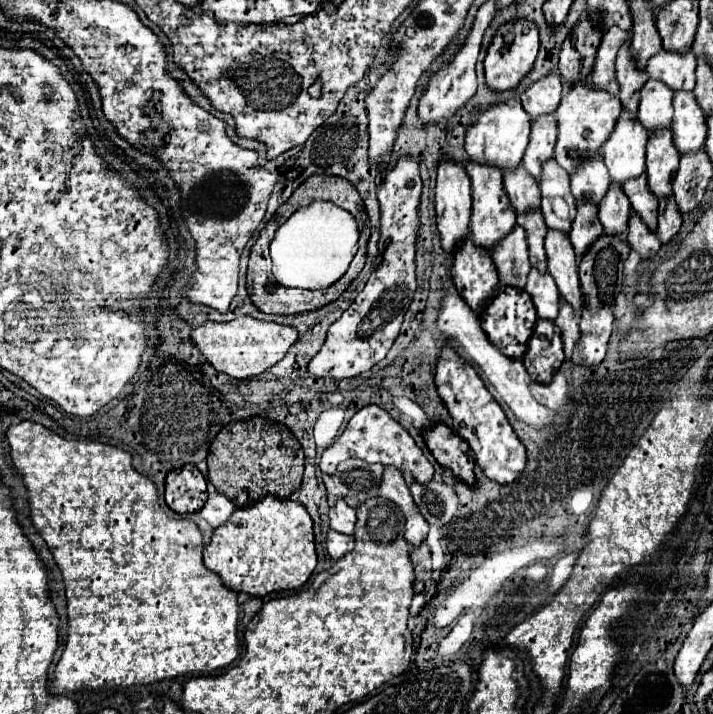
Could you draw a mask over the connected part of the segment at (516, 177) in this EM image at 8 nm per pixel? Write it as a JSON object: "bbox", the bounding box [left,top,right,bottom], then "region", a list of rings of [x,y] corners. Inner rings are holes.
{"bbox":[504,167,540,215],"region":[[[518,167],[514,175],[504,175],[504,189],[518,215],[540,207],[540,187],[530,175],[526,175],[526,171],[522,171],[522,167]]]}

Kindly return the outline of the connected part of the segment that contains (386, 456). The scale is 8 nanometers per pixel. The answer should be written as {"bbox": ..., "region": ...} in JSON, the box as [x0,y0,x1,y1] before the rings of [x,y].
{"bbox":[320,405,434,485],"region":[[[366,405],[362,407],[346,425],[344,433],[322,453],[320,459],[320,469],[326,475],[334,475],[336,467],[340,461],[346,459],[364,459],[366,463],[382,463],[382,465],[392,465],[398,471],[406,473],[406,477],[414,479],[420,485],[426,485],[432,481],[434,477],[434,467],[430,465],[430,461],[424,457],[424,453],[420,451],[420,447],[414,443],[414,439],[410,437],[410,433],[396,423],[382,407],[378,405]]]}

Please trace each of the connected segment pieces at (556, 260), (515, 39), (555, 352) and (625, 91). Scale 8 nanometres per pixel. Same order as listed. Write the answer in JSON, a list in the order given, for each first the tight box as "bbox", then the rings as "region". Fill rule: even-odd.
[{"bbox":[546,231,582,313],"region":[[[548,231],[546,235],[546,257],[548,257],[548,273],[554,277],[560,295],[566,303],[572,305],[574,313],[582,311],[582,291],[578,279],[578,263],[574,251],[570,251],[568,235],[560,231]]]},{"bbox":[484,21,538,93],"region":[[[516,21],[516,23],[502,25],[484,59],[486,83],[490,91],[502,93],[502,91],[512,91],[514,87],[518,87],[518,83],[532,71],[536,55],[538,55],[538,29],[534,27],[534,23]]]},{"bbox":[524,323,564,383],"region":[[[536,323],[524,355],[524,365],[530,377],[538,383],[550,383],[562,363],[564,351],[558,327],[554,327],[554,323]]]},{"bbox":[616,41,648,115],"region":[[[626,41],[622,51],[618,51],[616,57],[616,79],[620,85],[620,101],[626,113],[636,115],[638,111],[638,91],[644,81],[648,81],[648,75],[644,71],[638,71],[634,63],[630,63],[630,43]]]}]

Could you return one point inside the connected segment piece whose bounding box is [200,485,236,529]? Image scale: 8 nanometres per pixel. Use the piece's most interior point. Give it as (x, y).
(217, 509)

